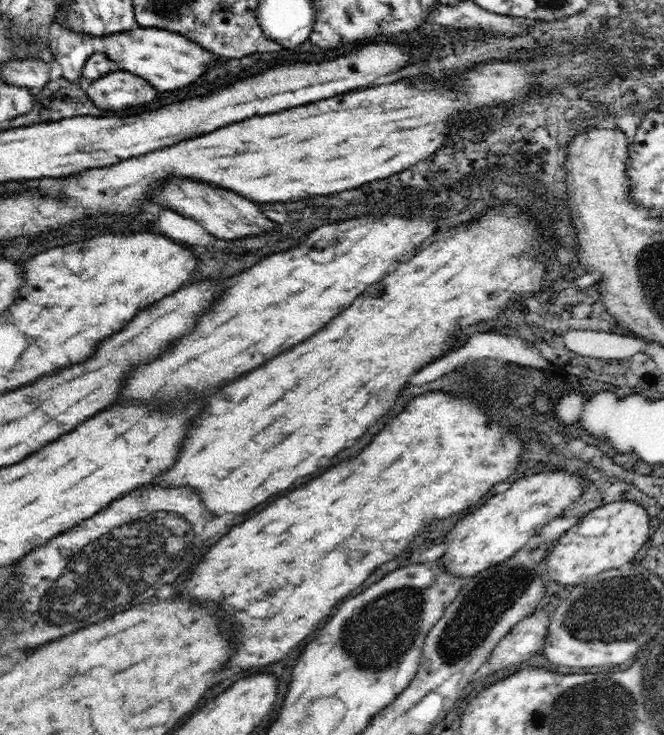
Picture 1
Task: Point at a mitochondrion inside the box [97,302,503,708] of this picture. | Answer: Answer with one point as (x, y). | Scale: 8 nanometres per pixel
(378, 637)

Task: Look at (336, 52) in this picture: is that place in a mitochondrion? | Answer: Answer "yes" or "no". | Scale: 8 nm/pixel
no

